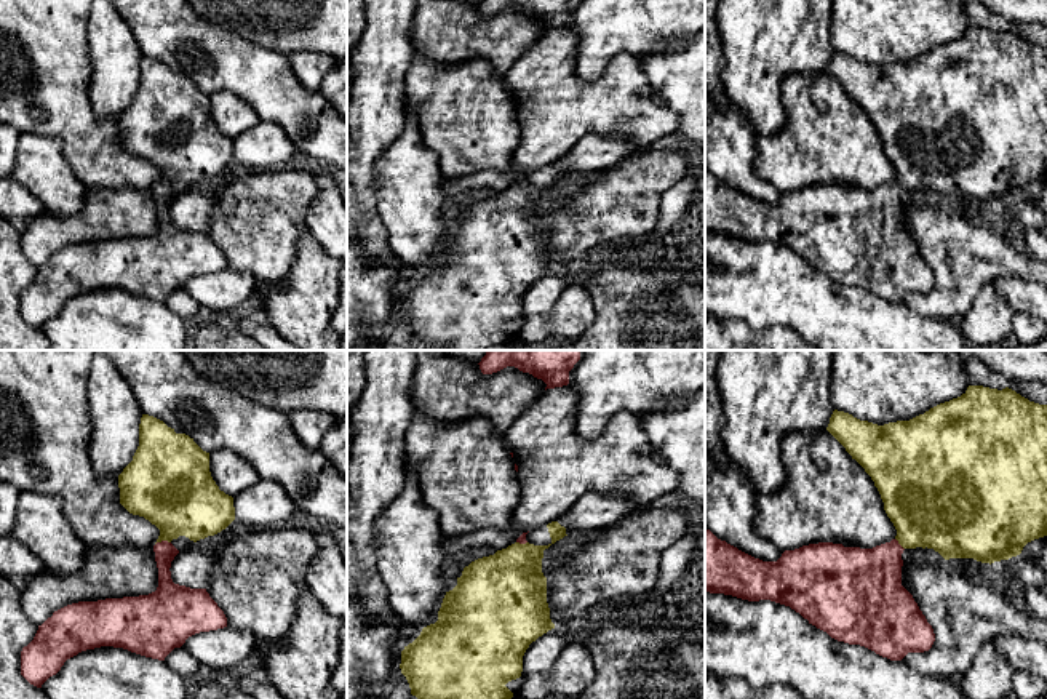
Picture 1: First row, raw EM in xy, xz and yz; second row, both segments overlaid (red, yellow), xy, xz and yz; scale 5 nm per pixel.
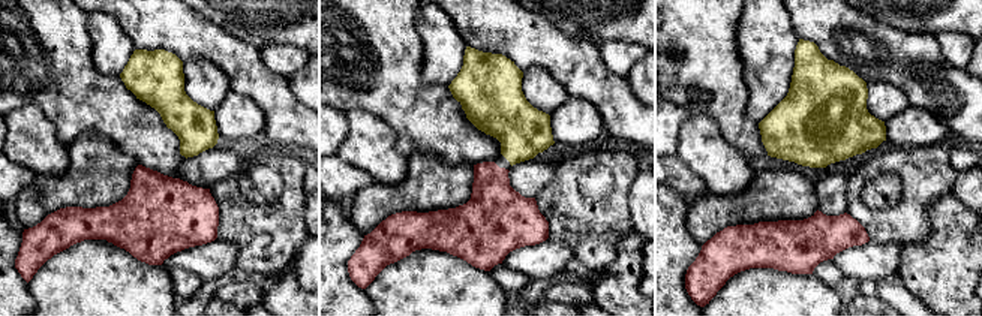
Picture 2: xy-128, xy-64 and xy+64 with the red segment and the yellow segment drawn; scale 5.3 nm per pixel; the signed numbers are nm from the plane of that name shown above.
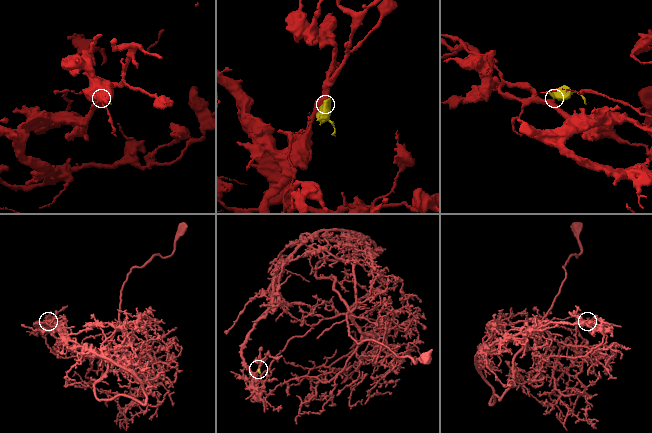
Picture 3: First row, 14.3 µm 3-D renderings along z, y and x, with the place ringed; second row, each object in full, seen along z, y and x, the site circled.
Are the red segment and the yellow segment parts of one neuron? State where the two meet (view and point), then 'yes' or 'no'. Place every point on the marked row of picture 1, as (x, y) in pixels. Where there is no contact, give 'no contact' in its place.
contact xy (162, 541); yes

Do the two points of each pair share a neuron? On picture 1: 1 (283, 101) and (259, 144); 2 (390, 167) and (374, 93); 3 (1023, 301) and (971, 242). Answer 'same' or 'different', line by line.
1: different
2: different
3: different

